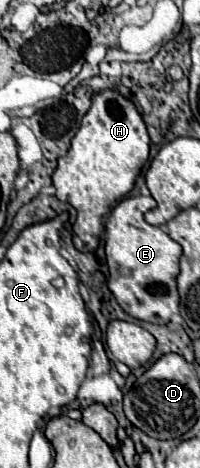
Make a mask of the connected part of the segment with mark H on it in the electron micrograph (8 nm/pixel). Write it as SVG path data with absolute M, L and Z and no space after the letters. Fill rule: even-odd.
M113 89L97 93L77 135L71 141L69 153L59 159L59 165L53 173L57 199L67 199L67 203L77 211L77 221L73 225L73 243L77 251L87 253L97 249L105 215L111 211L113 203L133 189L135 179L147 159L149 135L135 105Z

